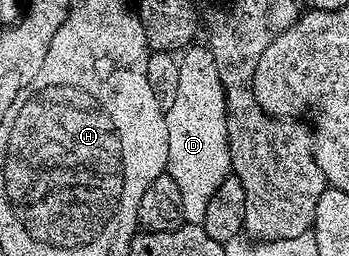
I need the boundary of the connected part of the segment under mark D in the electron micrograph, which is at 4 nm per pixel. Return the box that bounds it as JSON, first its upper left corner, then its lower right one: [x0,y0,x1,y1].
[165,46,232,225]

